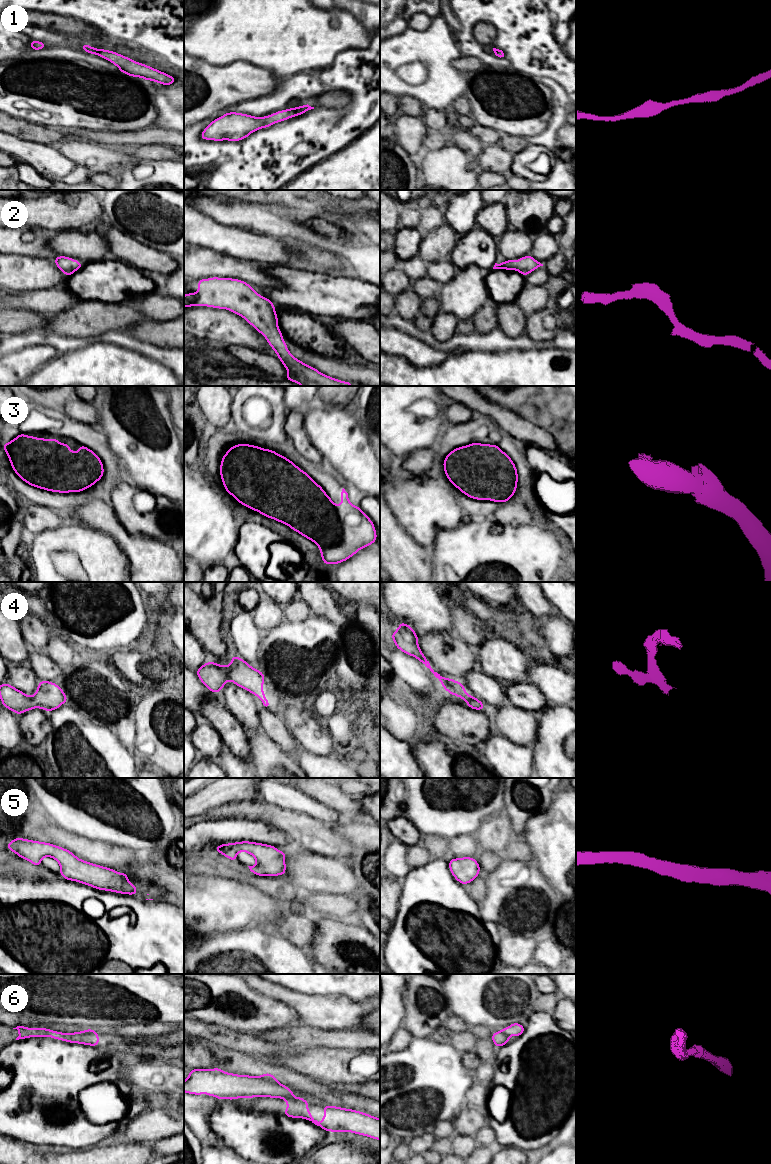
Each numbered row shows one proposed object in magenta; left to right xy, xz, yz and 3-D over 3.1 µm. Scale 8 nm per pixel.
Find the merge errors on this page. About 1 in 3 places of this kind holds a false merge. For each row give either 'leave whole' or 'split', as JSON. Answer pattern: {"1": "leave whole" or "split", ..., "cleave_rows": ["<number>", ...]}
{"1": "leave whole", "2": "leave whole", "3": "leave whole", "4": "leave whole", "5": "leave whole", "6": "split", "cleave_rows": ["6"]}

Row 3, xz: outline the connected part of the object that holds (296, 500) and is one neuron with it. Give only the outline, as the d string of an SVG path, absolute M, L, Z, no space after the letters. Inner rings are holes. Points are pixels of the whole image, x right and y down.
M236 444L222 457L220 476L226 492L240 504L286 524L314 542L325 565L344 562L377 540L374 523L359 506L350 503L344 488L341 505L337 506L304 470L275 450Z

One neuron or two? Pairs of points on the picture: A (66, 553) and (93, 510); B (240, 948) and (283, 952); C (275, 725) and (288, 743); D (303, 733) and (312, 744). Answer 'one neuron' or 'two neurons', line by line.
A: two neurons
B: one neuron
C: one neuron
D: one neuron

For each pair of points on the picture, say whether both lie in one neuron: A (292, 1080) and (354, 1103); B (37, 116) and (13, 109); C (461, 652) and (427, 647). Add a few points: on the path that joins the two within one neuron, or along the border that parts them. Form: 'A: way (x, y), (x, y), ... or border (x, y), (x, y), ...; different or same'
A: way (307, 1085), (327, 1092), (335, 1098), (339, 1098); same
B: way (31, 110), (19, 110); same
C: way (453, 657), (439, 657), (435, 653); same

